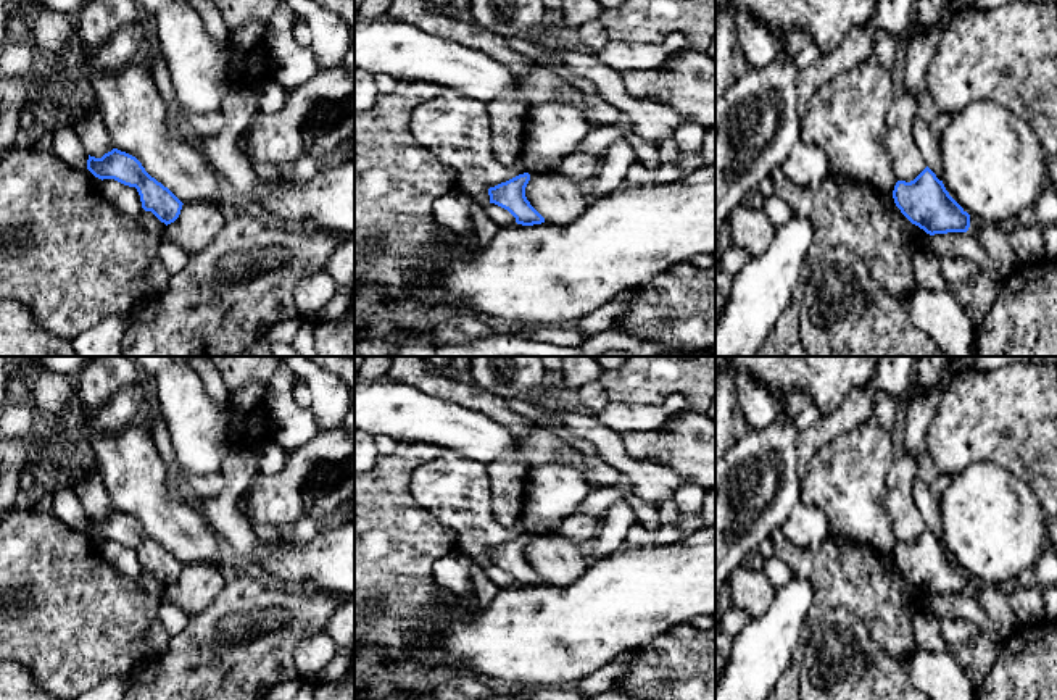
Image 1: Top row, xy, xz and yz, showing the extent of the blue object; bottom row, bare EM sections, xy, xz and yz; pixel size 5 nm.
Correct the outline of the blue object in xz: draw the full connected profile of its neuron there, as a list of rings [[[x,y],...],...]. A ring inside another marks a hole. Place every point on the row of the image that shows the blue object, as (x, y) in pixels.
[[[545,102],[530,108],[522,145],[525,173],[490,187],[490,203],[508,210],[517,224],[545,223],[545,218],[525,197],[530,176],[554,171],[566,156],[577,152],[591,127],[588,118],[567,102]]]

